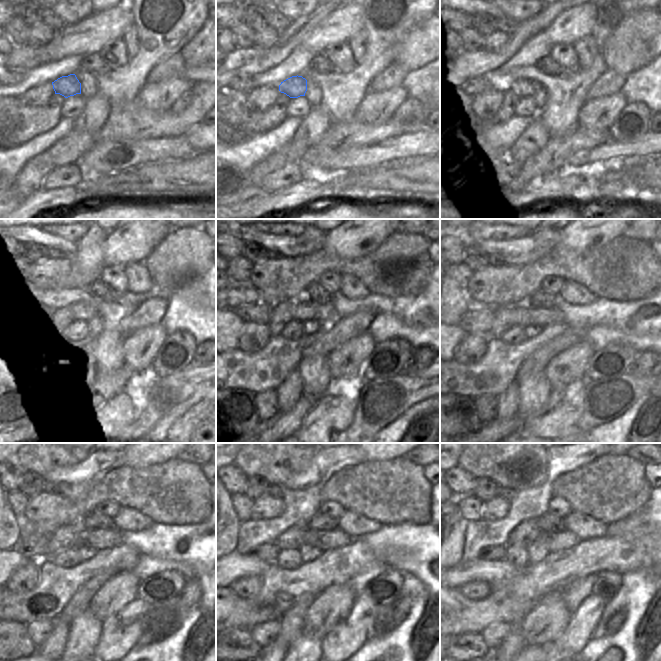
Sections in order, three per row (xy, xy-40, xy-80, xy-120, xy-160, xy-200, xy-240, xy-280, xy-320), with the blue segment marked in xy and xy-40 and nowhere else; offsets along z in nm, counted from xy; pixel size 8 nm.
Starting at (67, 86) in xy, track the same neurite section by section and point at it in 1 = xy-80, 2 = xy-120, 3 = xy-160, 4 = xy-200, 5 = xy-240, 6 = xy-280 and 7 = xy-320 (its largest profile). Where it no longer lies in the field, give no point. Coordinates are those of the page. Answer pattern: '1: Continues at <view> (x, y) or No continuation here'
1: Continues at xy-80 (523, 87)
2: Continues at xy-120 (80, 311)
3: Continues at xy-160 (302, 311)
4: Continues at xy-200 (544, 317)
5: Continues at xy-240 (98, 539)
6: Continues at xy-280 (324, 540)
7: Continues at xy-320 (553, 541).

